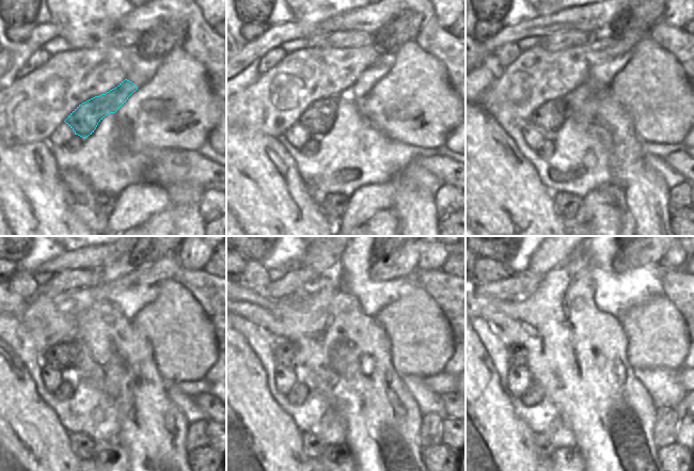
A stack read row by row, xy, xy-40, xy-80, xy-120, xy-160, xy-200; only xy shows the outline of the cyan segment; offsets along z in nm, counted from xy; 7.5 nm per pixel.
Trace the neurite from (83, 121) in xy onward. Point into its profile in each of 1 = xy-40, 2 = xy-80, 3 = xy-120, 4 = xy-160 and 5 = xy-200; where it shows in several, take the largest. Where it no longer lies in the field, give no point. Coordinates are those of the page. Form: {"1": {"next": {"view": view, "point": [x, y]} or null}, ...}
{"1": {"next": {"view": "xy-40", "point": [318, 119]}}, "2": {"next": {"view": "xy-80", "point": [549, 116]}}, "3": {"next": {"view": "xy-120", "point": [61, 356]}}, "4": {"next": {"view": "xy-160", "point": [284, 351]}}, "5": {"next": {"view": "xy-200", "point": [517, 355]}}}

